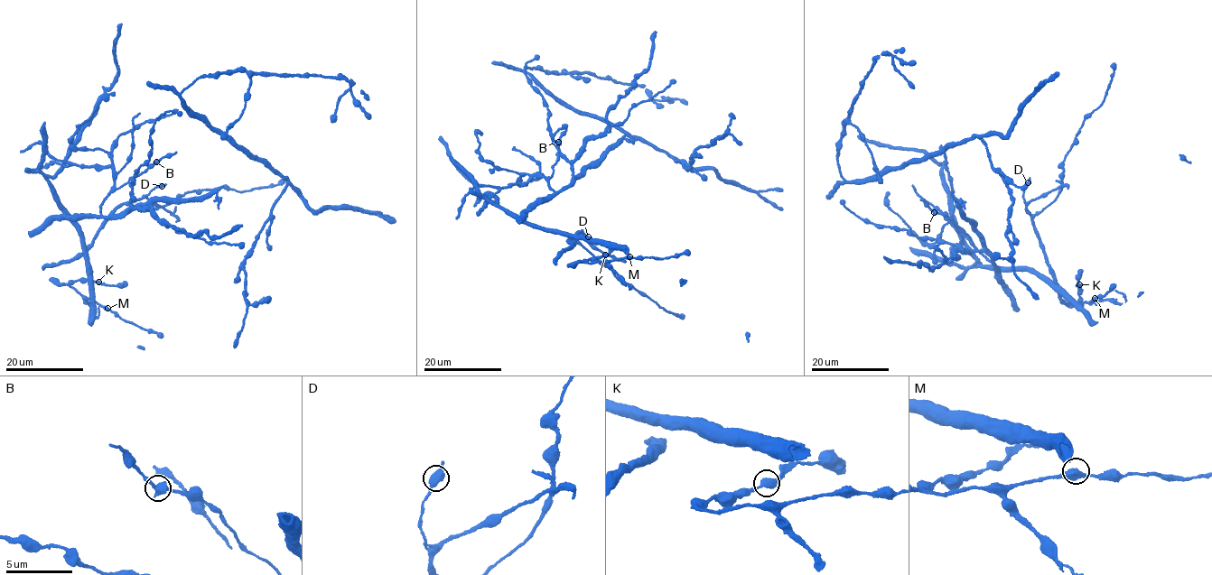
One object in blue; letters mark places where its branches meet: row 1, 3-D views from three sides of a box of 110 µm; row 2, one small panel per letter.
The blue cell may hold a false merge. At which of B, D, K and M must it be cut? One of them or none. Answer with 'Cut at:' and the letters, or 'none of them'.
Cut at: none of them

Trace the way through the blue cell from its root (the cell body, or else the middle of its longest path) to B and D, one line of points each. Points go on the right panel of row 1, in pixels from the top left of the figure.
B: (993, 264), (977, 250), (969, 236), (958, 229), (952, 219), (934, 213)
D: (993, 264), (959, 229), (963, 248), (976, 264), (1050, 273), (1026, 209), (1028, 182)

